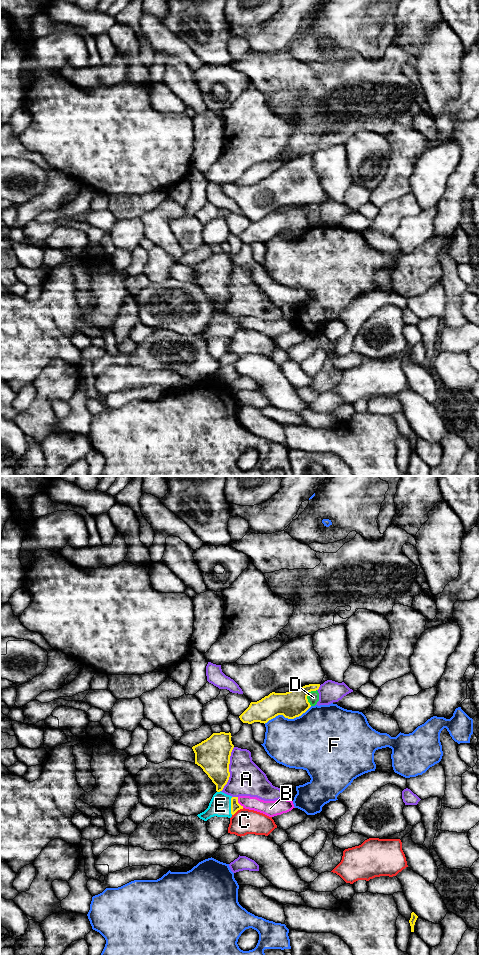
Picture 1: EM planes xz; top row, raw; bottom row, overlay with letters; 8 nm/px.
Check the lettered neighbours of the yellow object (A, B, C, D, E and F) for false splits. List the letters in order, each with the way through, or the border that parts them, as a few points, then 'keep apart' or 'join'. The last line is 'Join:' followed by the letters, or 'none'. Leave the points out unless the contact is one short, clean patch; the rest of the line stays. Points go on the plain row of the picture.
A: keep apart
B: keep apart
C: keep apart
D: border along xz (316, 209), (309, 212), (307, 216), (307, 221), (311, 225); keep apart
E: runs through xz (235, 326), (231, 326), (220, 325); join
F: keep apart
Join: E

